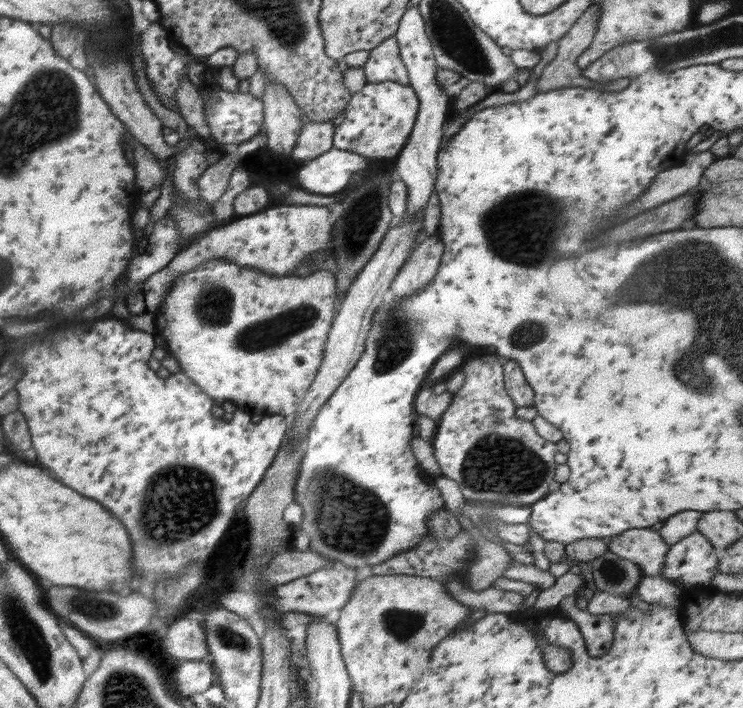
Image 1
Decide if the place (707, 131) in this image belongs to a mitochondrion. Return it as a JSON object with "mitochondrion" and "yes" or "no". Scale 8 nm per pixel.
{"mitochondrion":"no"}

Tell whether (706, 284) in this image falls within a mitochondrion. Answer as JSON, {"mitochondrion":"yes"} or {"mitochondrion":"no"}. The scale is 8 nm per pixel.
{"mitochondrion":"yes"}

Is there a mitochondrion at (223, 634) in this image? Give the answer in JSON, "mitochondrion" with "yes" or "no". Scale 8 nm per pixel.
{"mitochondrion":"yes"}

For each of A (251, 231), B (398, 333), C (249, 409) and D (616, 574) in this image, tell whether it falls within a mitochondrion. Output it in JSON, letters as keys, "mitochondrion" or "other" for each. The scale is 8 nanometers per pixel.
{"A":"other","B":"mitochondrion","C":"other","D":"mitochondrion"}

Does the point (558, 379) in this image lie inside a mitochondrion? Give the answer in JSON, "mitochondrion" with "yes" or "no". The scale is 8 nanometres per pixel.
{"mitochondrion":"no"}

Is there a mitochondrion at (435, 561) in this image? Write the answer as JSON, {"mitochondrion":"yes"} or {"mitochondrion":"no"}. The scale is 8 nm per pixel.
{"mitochondrion":"no"}

